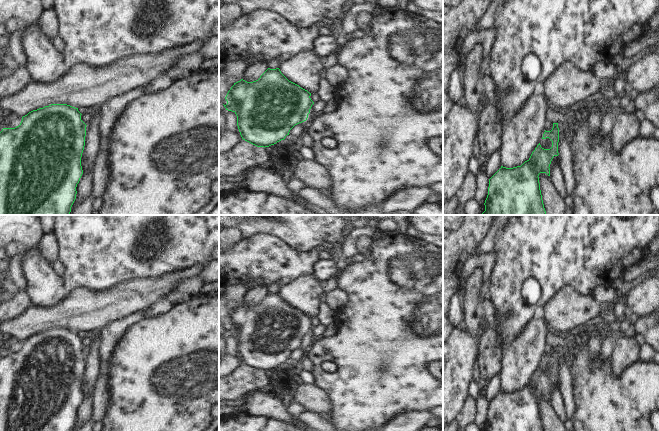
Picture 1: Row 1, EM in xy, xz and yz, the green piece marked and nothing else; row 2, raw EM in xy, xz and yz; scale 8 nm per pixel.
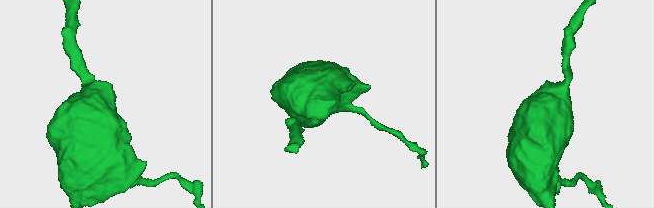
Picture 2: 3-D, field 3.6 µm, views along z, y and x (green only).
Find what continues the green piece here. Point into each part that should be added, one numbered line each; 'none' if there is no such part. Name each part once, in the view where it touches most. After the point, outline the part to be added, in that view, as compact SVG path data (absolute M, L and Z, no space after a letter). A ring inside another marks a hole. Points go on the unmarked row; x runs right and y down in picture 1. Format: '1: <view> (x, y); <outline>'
none

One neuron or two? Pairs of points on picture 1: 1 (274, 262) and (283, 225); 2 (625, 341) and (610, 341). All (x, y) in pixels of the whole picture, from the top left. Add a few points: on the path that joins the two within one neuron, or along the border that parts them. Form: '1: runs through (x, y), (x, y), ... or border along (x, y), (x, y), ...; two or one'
1: border along (257, 233), (276, 236), (289, 246), (300, 251); two
2: border along (617, 339), (610, 356); two

